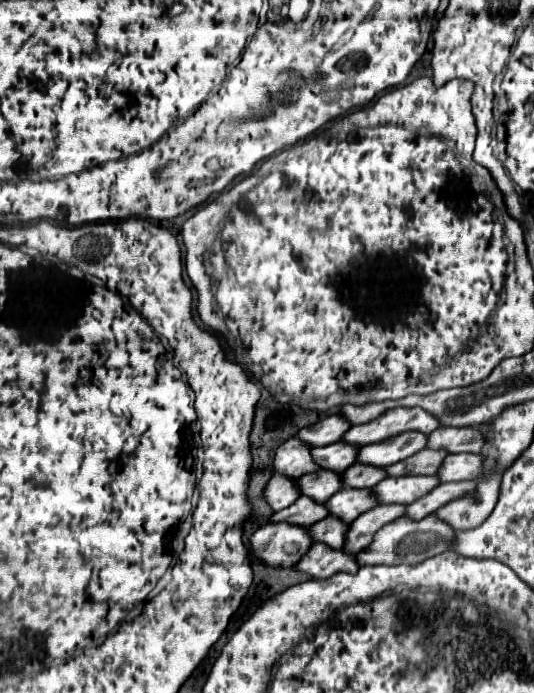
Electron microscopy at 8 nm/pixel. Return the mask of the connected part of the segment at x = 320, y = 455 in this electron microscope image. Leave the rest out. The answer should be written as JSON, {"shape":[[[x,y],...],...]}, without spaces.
{"shape":[[[338,441],[332,445],[314,447],[312,457],[322,469],[332,469],[340,473],[346,471],[352,463],[356,463],[356,451],[360,451],[360,447],[352,447],[350,443]]]}

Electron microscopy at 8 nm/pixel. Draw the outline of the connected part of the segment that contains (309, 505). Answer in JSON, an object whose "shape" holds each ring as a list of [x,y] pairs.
{"shape":[[[302,495],[290,507],[286,507],[282,511],[276,511],[272,521],[286,521],[286,523],[292,523],[292,525],[308,527],[312,523],[318,523],[324,517],[328,517],[328,509],[322,503],[316,503],[316,501],[308,499],[306,495]]]}

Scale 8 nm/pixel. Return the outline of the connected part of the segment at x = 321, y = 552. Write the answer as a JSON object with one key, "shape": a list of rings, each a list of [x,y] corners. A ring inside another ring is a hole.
{"shape":[[[314,543],[312,549],[296,565],[298,571],[310,573],[316,579],[326,579],[336,573],[356,573],[360,565],[354,555],[348,555],[344,549],[332,549],[324,543]]]}

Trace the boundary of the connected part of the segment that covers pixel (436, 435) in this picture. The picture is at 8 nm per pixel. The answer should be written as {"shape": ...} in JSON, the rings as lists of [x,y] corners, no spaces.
{"shape":[[[440,427],[428,437],[428,449],[446,449],[448,453],[480,453],[484,445],[478,427]]]}

